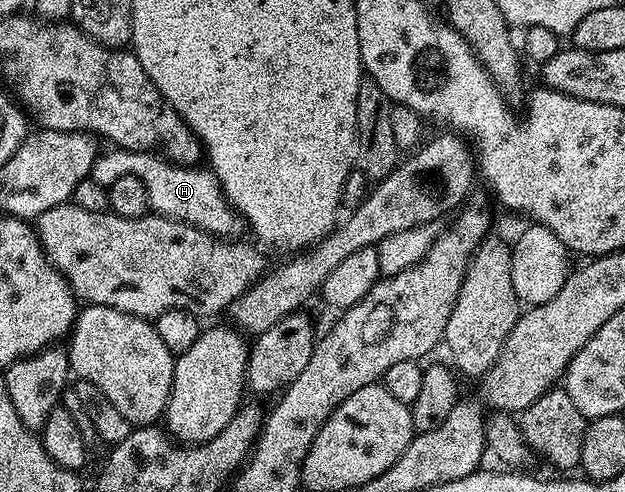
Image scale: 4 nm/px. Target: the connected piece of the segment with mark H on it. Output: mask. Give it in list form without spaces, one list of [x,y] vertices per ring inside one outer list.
[[[107,149],[96,159],[89,176],[97,185],[108,187],[117,181],[117,177],[132,175],[145,185],[145,193],[149,193],[149,205],[156,215],[165,219],[176,219],[190,227],[201,229],[219,239],[238,240],[242,231],[248,230],[249,224],[225,197],[221,185],[209,169],[202,171],[202,166],[182,167],[179,163],[171,163],[168,159],[149,151],[124,151]]]

